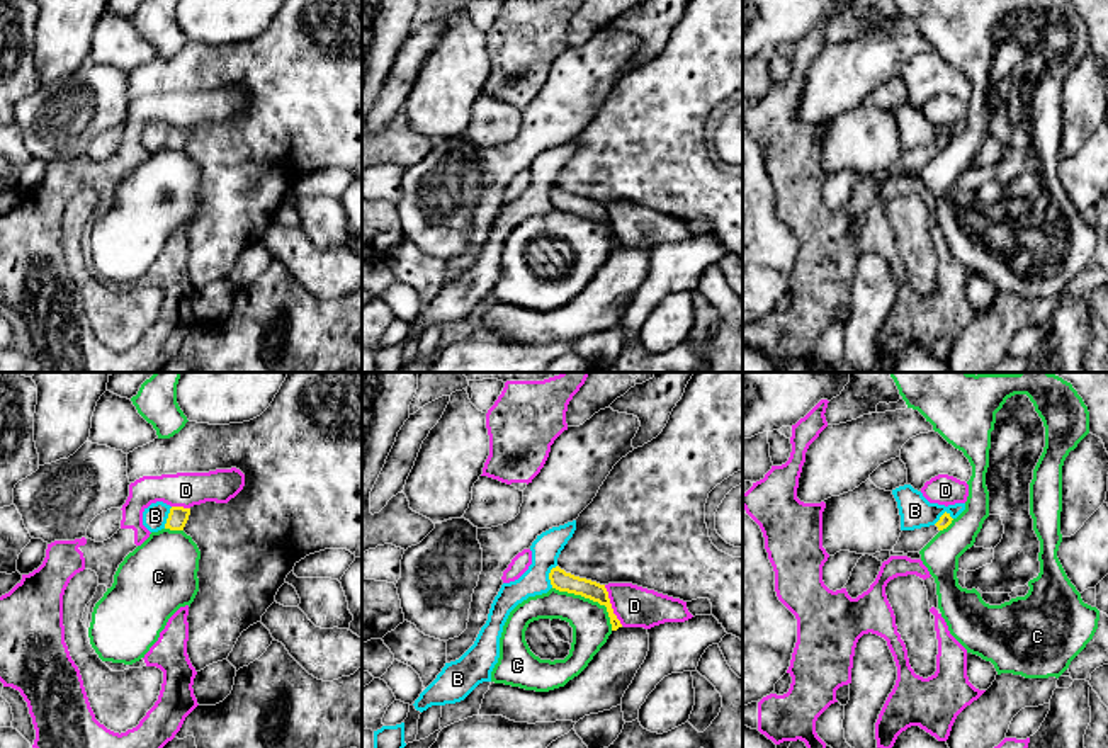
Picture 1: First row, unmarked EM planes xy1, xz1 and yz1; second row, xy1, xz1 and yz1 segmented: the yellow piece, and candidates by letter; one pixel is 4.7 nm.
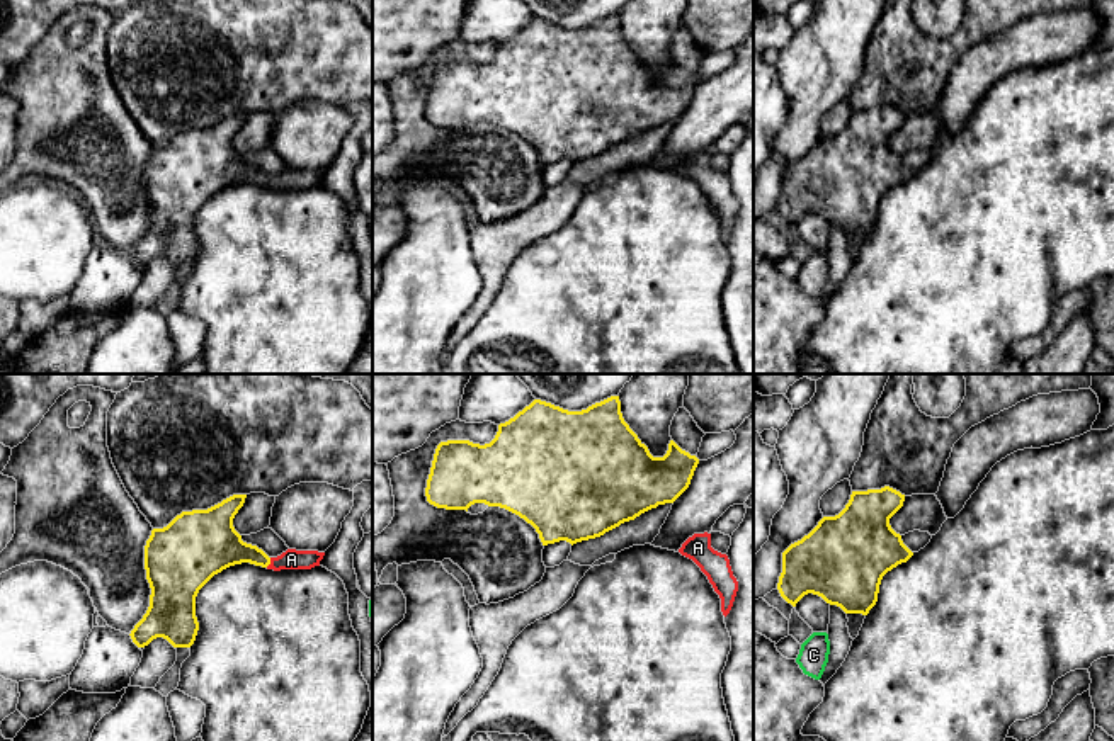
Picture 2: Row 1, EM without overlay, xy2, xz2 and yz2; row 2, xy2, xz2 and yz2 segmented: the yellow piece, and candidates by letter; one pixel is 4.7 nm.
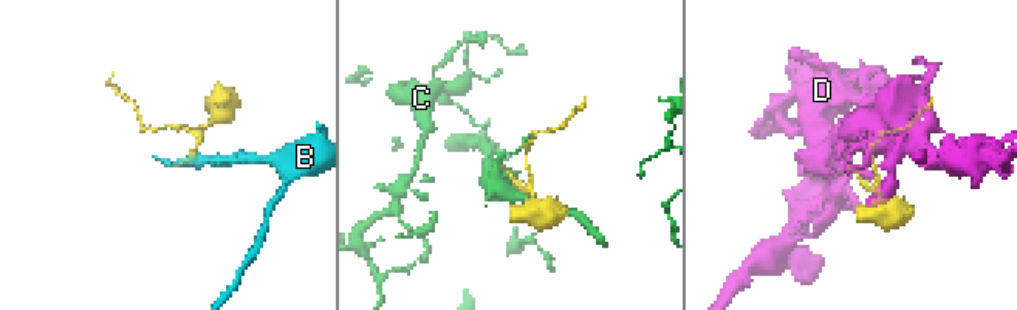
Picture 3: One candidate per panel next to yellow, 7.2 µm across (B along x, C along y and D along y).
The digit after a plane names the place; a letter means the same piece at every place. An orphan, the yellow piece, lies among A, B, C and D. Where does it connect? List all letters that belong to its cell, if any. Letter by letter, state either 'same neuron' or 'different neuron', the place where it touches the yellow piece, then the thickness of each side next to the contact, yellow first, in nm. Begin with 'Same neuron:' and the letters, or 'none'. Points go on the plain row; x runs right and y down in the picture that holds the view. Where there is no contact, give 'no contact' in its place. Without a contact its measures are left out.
Same neuron: A
A: same neuron; contact xy2 (269, 182); calibres 220 and 100 nm
B: different neuron; contact xz1 (549, 196); calibres 100 and 140 nm
C: different neuron; contact xz1 (590, 218); calibres 100 and 180 nm
D: different neuron; contact xz1 (610, 225); calibres 100 and 190 nm

